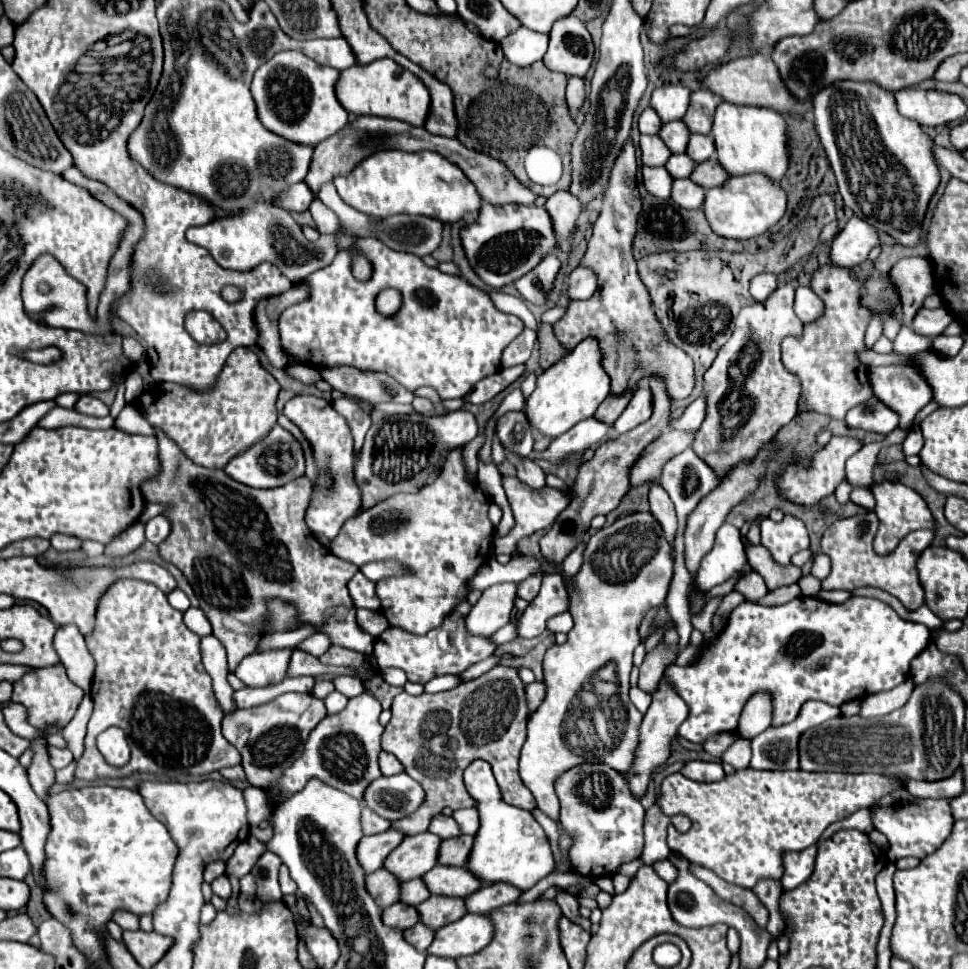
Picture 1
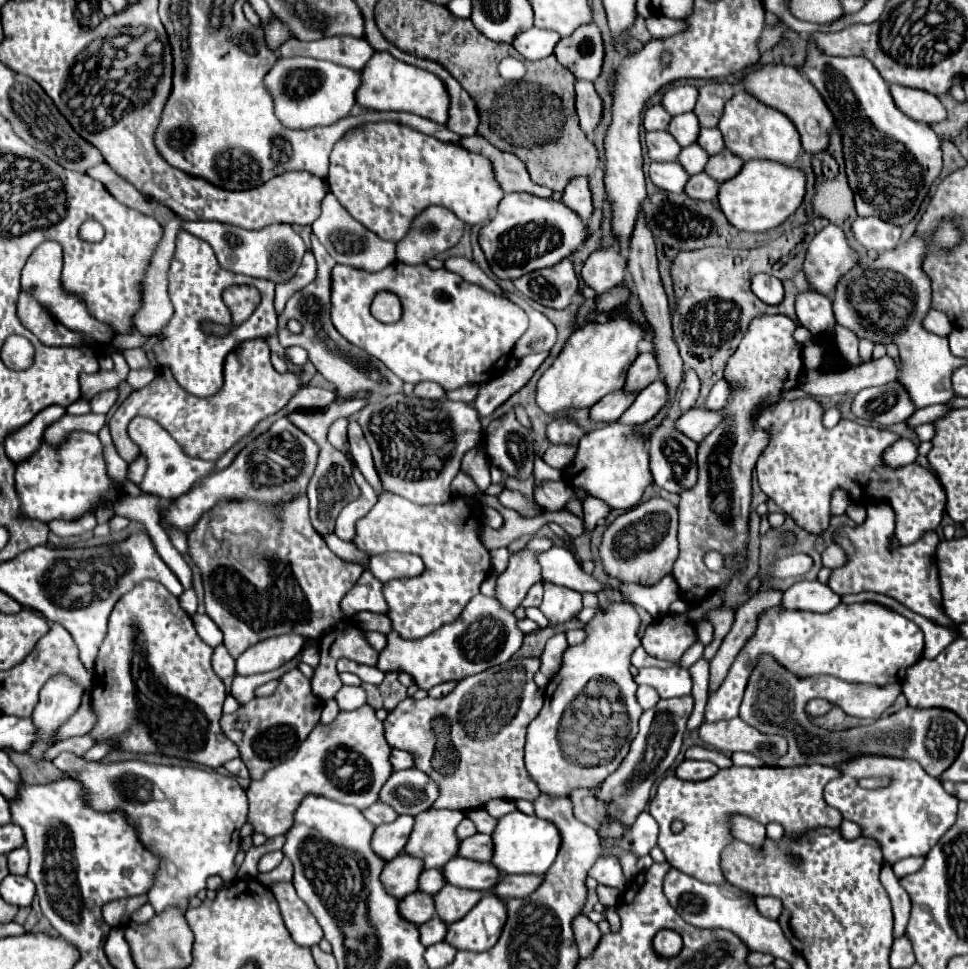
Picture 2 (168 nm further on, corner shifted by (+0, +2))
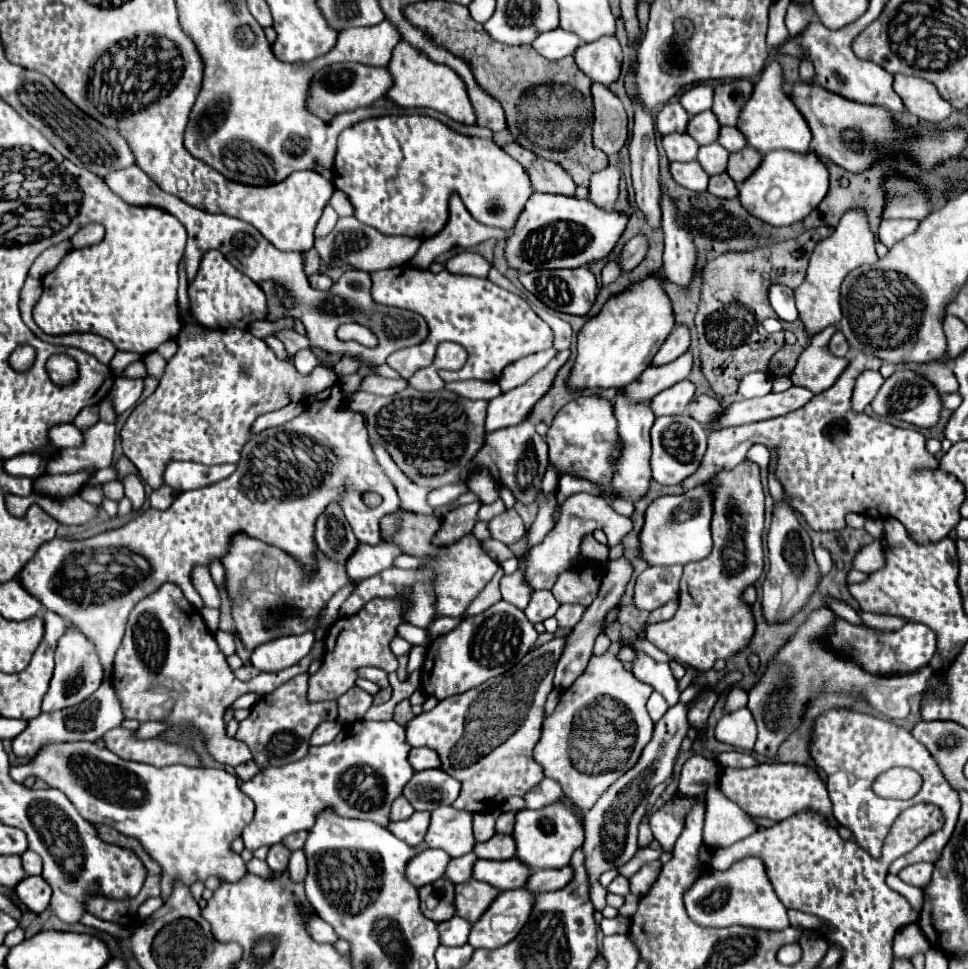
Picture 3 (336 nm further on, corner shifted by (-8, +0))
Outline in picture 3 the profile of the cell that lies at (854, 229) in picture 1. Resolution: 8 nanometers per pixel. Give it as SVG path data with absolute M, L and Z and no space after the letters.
M882 220L878 240L884 242L888 248L892 248L902 238L914 234L918 224L920 224L918 220Z

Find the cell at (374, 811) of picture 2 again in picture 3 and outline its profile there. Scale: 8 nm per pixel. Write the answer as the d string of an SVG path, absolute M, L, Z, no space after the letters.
M400 796L400 798L396 798L394 804L392 804L390 818L392 818L392 820L406 820L406 818L412 816L412 812L414 812L412 804L410 804L404 796Z

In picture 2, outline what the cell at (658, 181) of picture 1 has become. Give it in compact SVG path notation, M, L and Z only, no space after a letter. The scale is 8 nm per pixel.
M652 162L648 174L652 184L666 188L666 192L682 192L686 180L690 178L678 162Z

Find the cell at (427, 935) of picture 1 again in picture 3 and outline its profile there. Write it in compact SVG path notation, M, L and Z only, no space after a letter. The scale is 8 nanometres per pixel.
M454 916L454 918L438 924L440 940L444 946L464 946L468 942L470 930L472 930L472 924L460 916Z

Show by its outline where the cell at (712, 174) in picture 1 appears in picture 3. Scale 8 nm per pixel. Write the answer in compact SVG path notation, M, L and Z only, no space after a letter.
M746 146L744 150L730 154L726 172L740 186L760 166L760 162L762 162L762 154L758 150L754 150L752 146Z

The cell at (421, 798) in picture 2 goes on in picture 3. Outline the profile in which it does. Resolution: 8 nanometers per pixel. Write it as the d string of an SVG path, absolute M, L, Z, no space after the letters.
M422 770L422 772L416 772L412 776L412 780L404 786L404 792L402 792L410 804L416 808L416 810L436 810L438 806L448 806L452 804L458 794L460 794L460 782L456 778L450 778L450 774L446 774L444 770Z

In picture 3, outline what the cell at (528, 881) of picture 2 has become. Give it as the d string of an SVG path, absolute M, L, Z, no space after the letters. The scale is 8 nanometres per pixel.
M566 866L562 870L538 870L538 874L532 874L528 878L526 888L532 890L534 894L562 890L572 880L572 876L574 876L574 870L570 866Z

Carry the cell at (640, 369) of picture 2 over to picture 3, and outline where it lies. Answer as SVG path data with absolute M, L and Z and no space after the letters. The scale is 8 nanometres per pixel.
M676 326L668 340L662 344L660 352L654 356L652 364L654 366L662 366L662 364L668 364L672 360L676 360L680 354L684 354L690 346L690 328L688 326Z

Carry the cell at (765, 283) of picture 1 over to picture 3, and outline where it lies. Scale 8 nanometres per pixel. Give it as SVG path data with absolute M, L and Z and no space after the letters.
M774 284L770 288L770 304L776 310L780 320L786 320L786 322L798 320L798 310L794 304L794 292L788 286Z

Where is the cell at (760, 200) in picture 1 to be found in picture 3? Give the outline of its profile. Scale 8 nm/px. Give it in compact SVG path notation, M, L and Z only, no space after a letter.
M776 150L764 156L760 168L740 186L740 202L750 214L772 224L790 226L804 220L828 194L826 164L814 154L796 154L790 150Z

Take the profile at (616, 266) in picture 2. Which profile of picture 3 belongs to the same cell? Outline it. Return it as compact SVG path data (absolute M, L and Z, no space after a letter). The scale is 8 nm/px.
M638 234L634 236L622 250L620 254L620 260L622 260L622 270L632 270L634 266L638 266L644 256L648 252L648 238L644 234Z

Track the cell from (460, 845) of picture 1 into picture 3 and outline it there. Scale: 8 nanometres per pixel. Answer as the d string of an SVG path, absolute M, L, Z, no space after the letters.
M494 834L488 842L476 844L474 854L486 860L508 860L516 856L516 846L512 834Z

